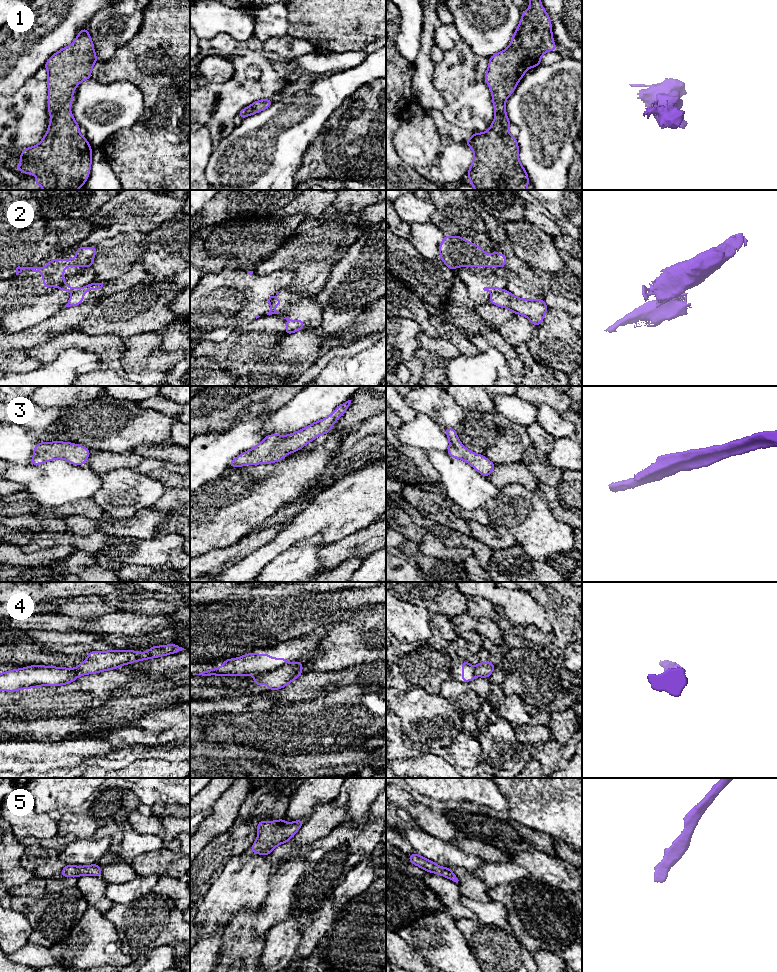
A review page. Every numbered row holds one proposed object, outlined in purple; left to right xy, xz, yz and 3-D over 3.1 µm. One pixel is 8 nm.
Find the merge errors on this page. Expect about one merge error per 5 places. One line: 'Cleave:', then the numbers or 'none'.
Cleave: 2, 4

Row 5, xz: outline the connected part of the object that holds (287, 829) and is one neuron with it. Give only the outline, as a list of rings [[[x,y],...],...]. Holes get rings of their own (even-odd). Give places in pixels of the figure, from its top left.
[[[283,818],[258,822],[258,835],[251,846],[251,851],[264,856],[271,854],[276,846],[288,842],[304,822],[304,820],[296,820],[286,823]]]

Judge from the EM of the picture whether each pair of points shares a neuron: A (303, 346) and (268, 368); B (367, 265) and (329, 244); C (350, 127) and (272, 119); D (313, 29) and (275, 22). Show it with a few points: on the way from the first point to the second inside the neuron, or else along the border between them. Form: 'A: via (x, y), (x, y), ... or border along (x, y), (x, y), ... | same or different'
A: via (294, 355), (283, 366), (277, 368) | same
B: border along (359, 235), (334, 265), (331, 273) | different
C: border along (339, 106), (310, 143) | different
D: border along (286, 10), (287, 34) | different

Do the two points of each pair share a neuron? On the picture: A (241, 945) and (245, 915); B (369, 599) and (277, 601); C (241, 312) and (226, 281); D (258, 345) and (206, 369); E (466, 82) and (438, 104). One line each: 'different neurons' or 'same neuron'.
A: same neuron
B: same neuron
C: same neuron
D: different neurons
E: different neurons

